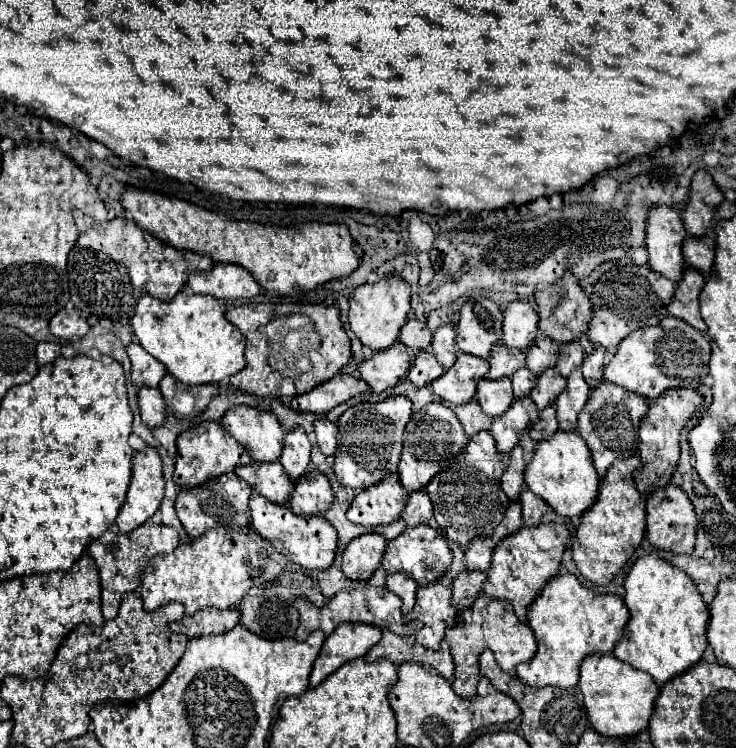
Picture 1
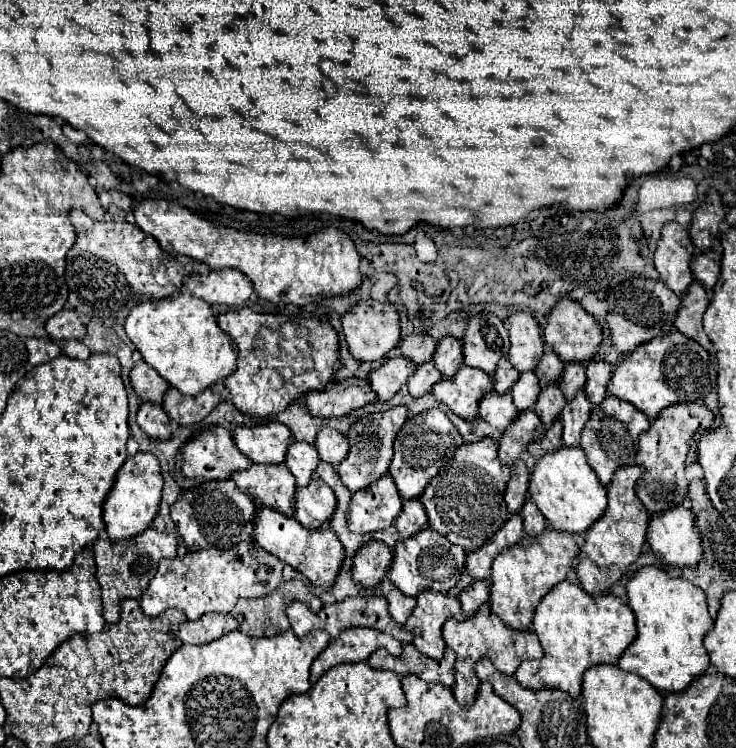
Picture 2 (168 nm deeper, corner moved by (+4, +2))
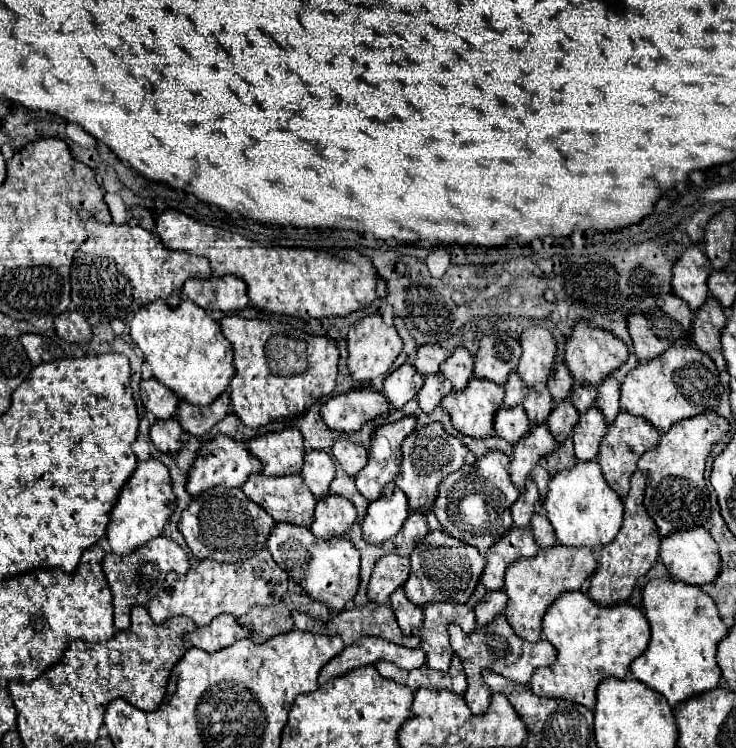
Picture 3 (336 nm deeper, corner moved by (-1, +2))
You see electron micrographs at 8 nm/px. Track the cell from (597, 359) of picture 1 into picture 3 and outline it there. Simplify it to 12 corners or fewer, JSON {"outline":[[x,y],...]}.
{"outline":[[609,375],[597,389],[595,405],[613,423],[619,405],[617,377]]}

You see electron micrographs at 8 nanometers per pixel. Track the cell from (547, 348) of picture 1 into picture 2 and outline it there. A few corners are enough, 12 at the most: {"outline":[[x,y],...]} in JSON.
{"outline":[[546,349],[534,373],[546,387],[560,379],[564,361]]}

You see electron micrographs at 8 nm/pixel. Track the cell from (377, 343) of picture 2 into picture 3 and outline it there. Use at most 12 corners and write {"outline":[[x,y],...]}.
{"outline":[[363,317],[347,333],[349,375],[367,385],[401,353],[393,325]]}

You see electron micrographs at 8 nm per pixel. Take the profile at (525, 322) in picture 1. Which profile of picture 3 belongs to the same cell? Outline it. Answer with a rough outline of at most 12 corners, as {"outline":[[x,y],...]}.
{"outline":[[543,327],[523,331],[517,373],[527,387],[547,383],[557,355]]}

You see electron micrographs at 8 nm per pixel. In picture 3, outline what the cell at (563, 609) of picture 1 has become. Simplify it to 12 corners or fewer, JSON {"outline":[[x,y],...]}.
{"outline":[[567,591],[545,613],[557,661],[539,697],[593,709],[601,679],[625,679],[649,621],[625,603]]}

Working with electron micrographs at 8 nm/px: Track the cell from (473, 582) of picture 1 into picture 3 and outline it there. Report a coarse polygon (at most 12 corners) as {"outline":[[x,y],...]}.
{"outline":[[487,591],[475,607],[477,623],[489,625],[507,605],[505,591]]}

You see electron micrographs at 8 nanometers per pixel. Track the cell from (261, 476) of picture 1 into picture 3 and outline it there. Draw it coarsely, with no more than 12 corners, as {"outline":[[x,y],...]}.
{"outline":[[251,475],[243,493],[275,523],[311,527],[301,475]]}

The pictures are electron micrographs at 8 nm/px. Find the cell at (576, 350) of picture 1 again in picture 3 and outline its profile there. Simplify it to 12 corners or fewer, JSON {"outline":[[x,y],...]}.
{"outline":[[575,387],[571,403],[585,413],[597,399],[595,387]]}

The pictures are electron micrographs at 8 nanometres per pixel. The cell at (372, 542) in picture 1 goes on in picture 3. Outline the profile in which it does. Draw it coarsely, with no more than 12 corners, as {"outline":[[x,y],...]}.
{"outline":[[381,557],[371,575],[367,597],[387,603],[411,573],[409,559]]}

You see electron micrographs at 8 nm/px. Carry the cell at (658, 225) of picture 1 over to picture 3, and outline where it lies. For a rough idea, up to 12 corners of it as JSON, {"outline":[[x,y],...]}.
{"outline":[[699,247],[673,265],[673,293],[691,311],[709,297],[713,265]]}

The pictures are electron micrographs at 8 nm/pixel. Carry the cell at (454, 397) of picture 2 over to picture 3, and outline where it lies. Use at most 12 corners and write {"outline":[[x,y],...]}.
{"outline":[[485,379],[441,401],[461,435],[493,435],[505,391]]}

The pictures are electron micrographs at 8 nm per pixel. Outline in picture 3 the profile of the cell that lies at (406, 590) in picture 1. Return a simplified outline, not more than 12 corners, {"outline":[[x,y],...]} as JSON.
{"outline":[[403,589],[391,595],[391,609],[403,635],[423,627],[423,609],[405,599]]}

